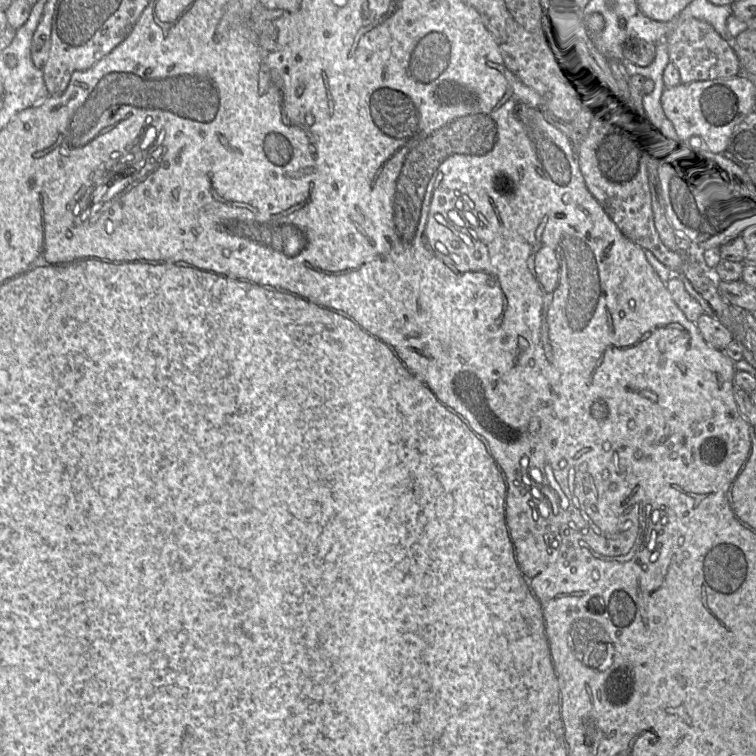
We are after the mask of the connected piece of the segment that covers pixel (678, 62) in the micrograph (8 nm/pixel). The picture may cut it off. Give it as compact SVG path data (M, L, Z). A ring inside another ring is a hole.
M688 19L669 33L666 41L669 60L677 68L682 83L730 78L740 74L734 50L707 22Z

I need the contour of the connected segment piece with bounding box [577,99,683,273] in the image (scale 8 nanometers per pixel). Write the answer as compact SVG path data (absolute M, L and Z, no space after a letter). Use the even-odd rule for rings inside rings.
M602 99L589 134L577 148L585 184L619 231L634 244L650 250L672 272L680 273L680 254L669 249L655 227L649 186L650 153L637 129L614 99Z

